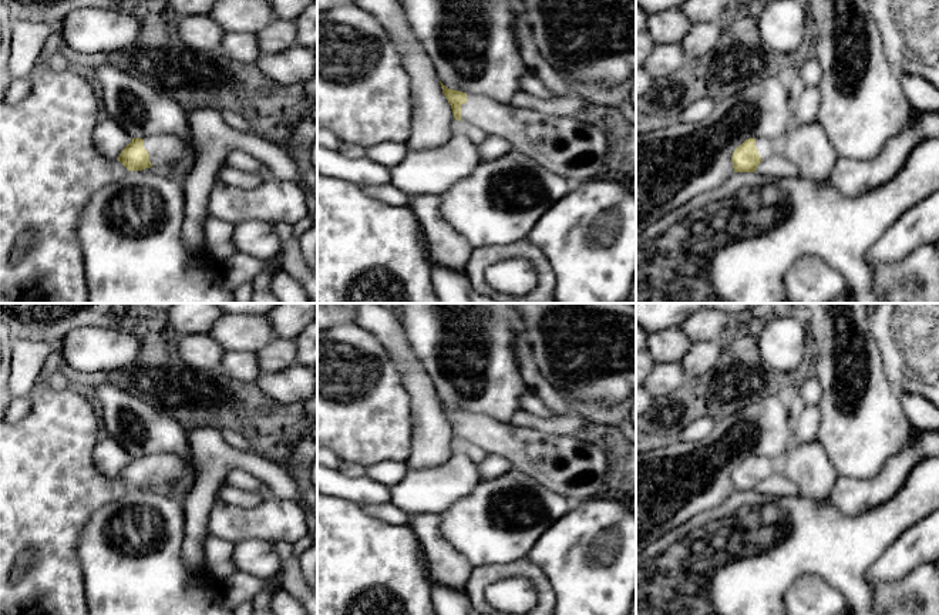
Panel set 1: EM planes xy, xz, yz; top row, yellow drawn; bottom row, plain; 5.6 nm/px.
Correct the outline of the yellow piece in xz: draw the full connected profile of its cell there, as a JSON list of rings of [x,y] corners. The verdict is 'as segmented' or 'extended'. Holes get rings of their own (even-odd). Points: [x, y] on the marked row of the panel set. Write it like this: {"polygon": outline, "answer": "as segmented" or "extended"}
{"polygon": [[[441,81],[440,84],[451,105],[454,118],[467,128],[479,127],[488,137],[506,138],[514,145],[514,149],[528,155],[546,169],[565,177],[573,186],[600,177],[609,145],[605,134],[596,125],[578,117],[562,117],[543,114],[534,108],[519,108],[512,104],[450,90]]], "answer": "extended"}

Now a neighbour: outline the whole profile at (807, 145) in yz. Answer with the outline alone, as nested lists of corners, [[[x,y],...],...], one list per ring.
[[[818,121],[794,124],[780,144],[780,152],[798,169],[798,178],[831,184],[838,152]]]

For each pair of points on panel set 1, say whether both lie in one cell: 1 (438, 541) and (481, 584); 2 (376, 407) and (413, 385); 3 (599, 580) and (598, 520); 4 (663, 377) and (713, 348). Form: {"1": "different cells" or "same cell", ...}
{"1": "different cells", "2": "different cells", "3": "same cell", "4": "same cell"}

